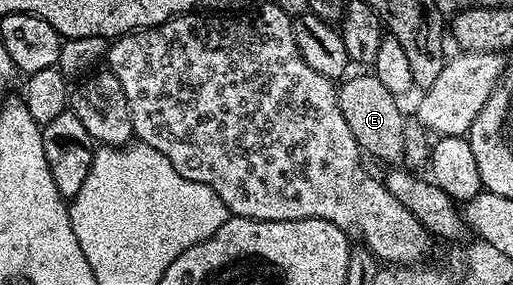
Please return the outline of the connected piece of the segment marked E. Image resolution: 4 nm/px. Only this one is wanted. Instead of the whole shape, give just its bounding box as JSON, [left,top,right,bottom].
[337,75,404,167]

